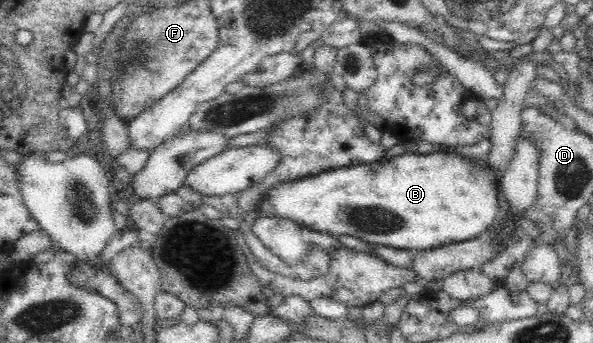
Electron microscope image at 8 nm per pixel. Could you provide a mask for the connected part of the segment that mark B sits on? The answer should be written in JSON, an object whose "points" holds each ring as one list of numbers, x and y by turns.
{"points":[[434,152,434,154,402,154,402,156,394,156,390,160,381,159,377,162,360,164,357,166,341,167,338,169,330,169,320,172,316,175,308,175,298,180,290,180,290,182,280,182,274,188,270,188,268,192,264,192,264,198,258,202,258,213,260,216,276,217,280,219,288,219,297,225,302,225,310,230,328,233,333,237,338,238,341,235,355,236,365,242,380,244,398,248,400,250,428,250,439,246,446,246,455,242,476,238,485,230,488,230,495,221,498,212,498,200,496,199,496,179,494,175,501,175,500,171,492,169,486,164,470,164,463,156,458,154,448,154,444,152]]}

